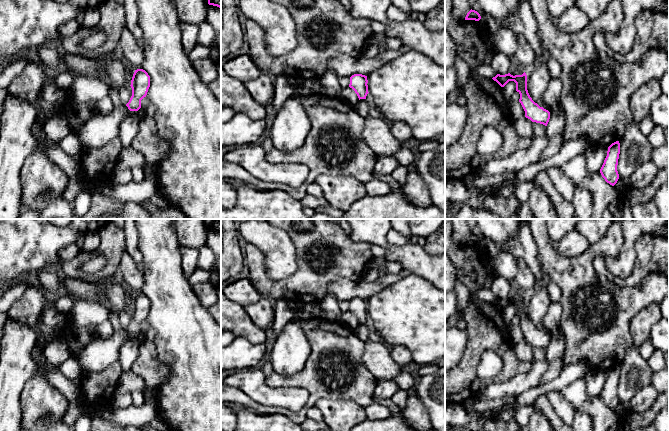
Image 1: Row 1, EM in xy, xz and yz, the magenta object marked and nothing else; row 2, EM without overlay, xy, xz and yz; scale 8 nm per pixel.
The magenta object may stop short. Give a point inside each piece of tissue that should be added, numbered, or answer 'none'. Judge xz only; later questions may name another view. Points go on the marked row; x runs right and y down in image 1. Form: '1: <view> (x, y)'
none

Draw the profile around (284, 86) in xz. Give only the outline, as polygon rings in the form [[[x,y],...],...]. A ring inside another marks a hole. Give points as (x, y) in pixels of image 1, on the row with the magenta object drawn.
[[[279,75],[274,77],[273,114],[276,115],[287,99],[295,95],[299,79],[295,75]]]

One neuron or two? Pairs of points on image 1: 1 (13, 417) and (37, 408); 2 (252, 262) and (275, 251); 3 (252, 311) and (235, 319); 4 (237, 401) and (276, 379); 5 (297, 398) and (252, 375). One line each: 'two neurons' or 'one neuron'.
1: two neurons
2: two neurons
3: two neurons
4: one neuron
5: one neuron

